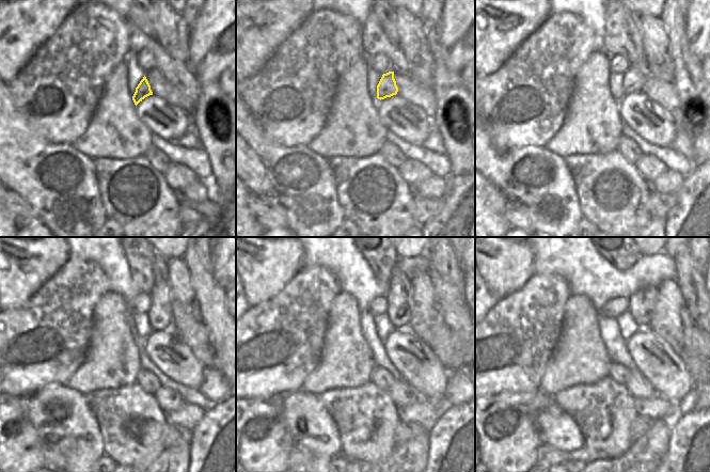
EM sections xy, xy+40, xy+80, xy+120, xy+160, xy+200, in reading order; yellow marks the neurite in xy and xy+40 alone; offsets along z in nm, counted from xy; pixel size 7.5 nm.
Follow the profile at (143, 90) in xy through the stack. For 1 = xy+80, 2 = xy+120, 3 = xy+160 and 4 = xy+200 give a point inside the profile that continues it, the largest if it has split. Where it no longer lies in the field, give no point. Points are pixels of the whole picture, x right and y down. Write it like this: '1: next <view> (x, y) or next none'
1: next xy+80 (633, 78)
2: next xy+120 (159, 314)
3: next xy+160 (398, 305)
4: next xy+200 (642, 304)

